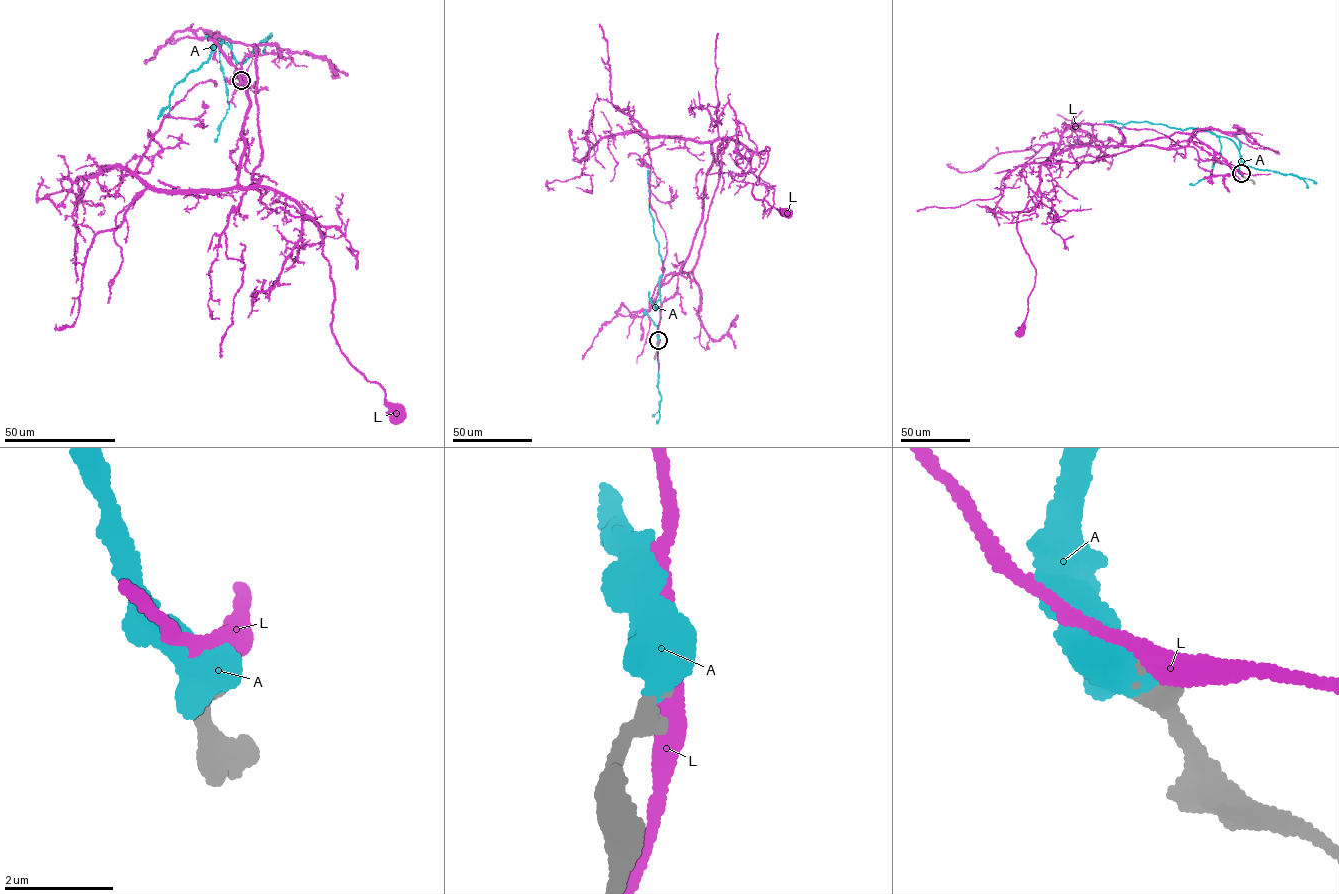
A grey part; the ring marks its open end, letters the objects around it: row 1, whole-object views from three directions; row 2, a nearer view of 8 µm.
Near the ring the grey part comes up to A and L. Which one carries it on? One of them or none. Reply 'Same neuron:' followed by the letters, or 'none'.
Same neuron: A

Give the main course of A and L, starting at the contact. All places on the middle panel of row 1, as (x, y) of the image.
A: (658, 340), (659, 280), (663, 264), (649, 210), (647, 170)
L: (658, 340), (662, 302), (675, 293), (702, 217), (710, 143), (769, 148), (751, 193), (787, 213)

